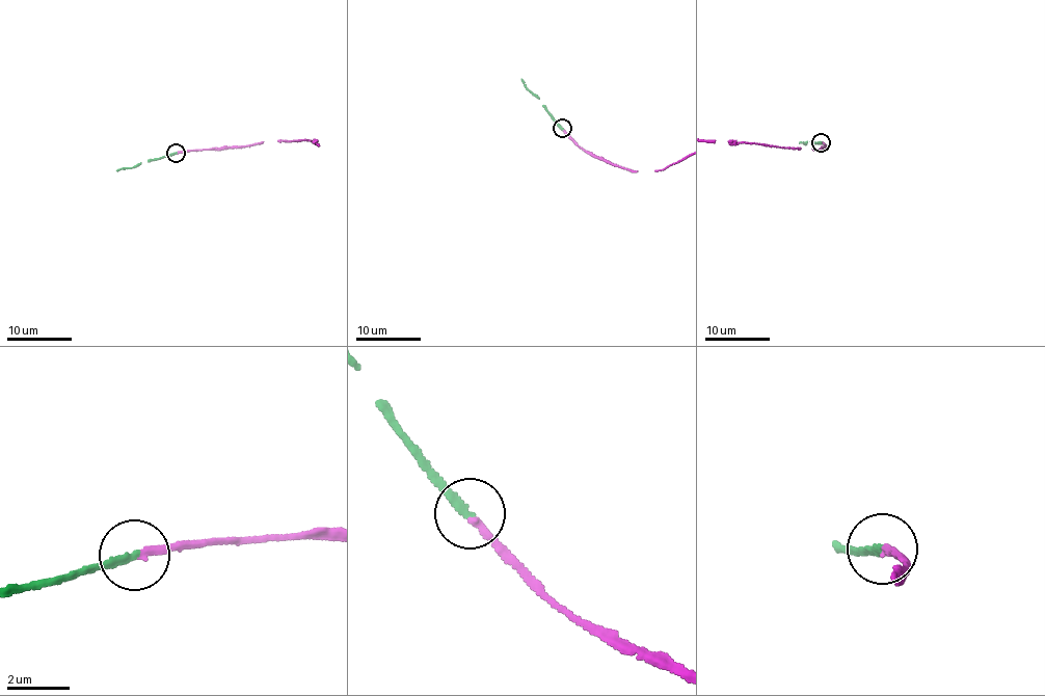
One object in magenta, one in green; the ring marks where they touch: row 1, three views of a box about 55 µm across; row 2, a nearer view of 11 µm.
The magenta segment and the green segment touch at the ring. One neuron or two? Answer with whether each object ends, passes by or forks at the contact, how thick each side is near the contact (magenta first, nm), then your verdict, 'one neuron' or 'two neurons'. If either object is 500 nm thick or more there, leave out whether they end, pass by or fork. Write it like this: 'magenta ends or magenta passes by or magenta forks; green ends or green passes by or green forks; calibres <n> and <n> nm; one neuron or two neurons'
magenta ends; green ends; calibres 240 and 220 nm; one neuron

